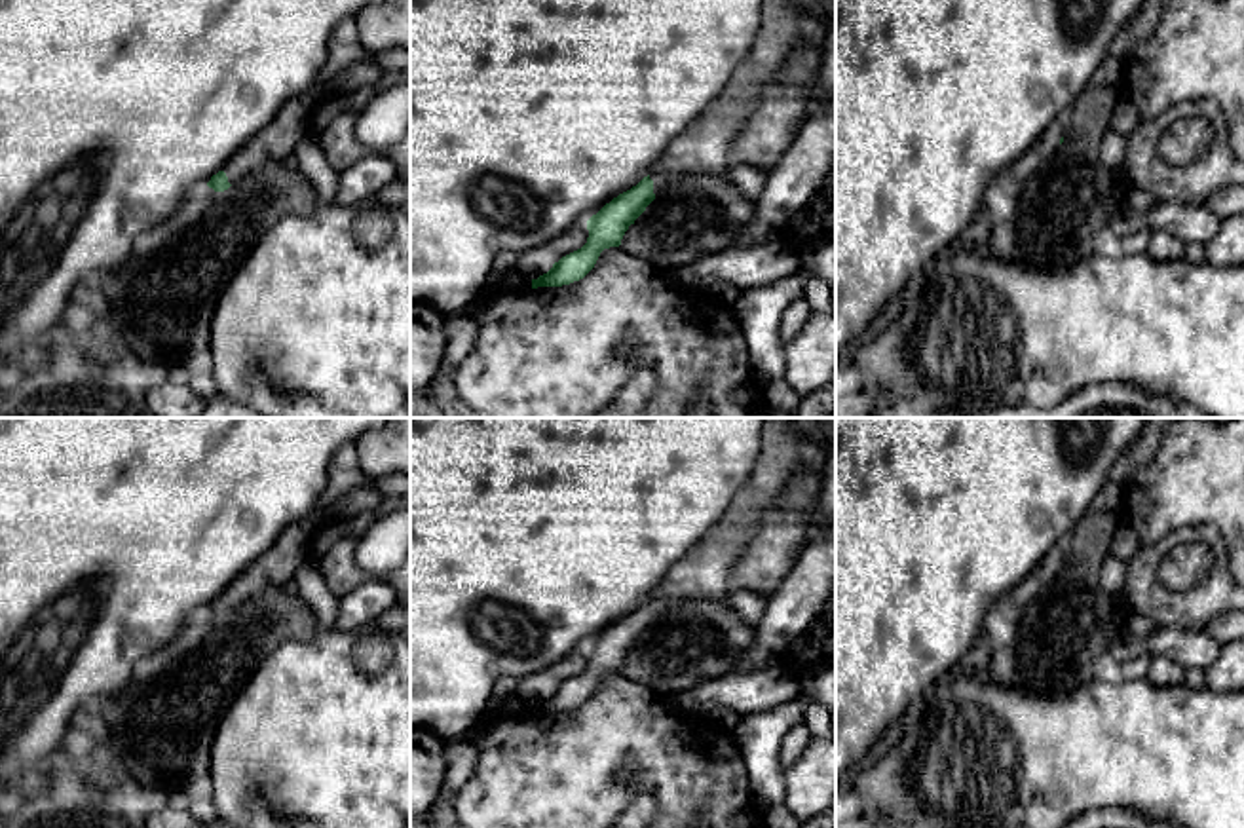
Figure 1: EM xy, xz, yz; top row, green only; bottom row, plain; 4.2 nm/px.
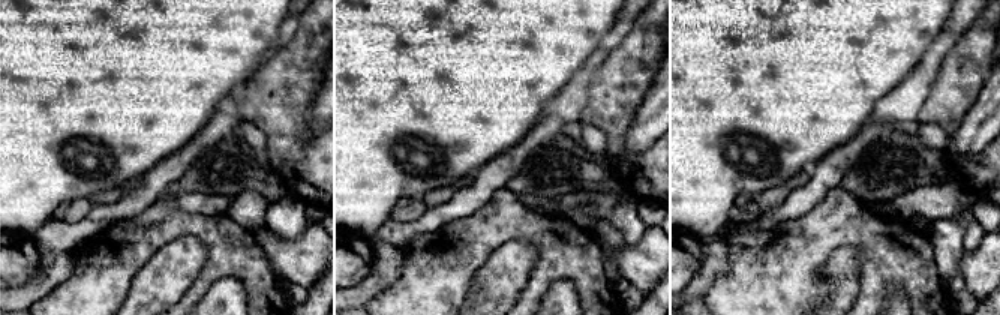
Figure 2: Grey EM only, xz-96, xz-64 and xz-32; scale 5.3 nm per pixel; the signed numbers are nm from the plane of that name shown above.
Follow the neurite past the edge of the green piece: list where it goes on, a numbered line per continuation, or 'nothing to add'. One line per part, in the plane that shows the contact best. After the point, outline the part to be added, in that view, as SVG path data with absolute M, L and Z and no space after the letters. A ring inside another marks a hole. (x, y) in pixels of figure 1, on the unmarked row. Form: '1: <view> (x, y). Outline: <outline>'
1: xz (661, 606). Outline: M650 598L653 606L653 619L657 621L663 613L667 613L674 604L682 602L684 598Z

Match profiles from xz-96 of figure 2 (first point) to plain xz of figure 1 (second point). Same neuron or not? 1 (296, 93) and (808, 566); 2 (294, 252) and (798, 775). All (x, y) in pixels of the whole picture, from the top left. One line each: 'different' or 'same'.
1: different
2: same

